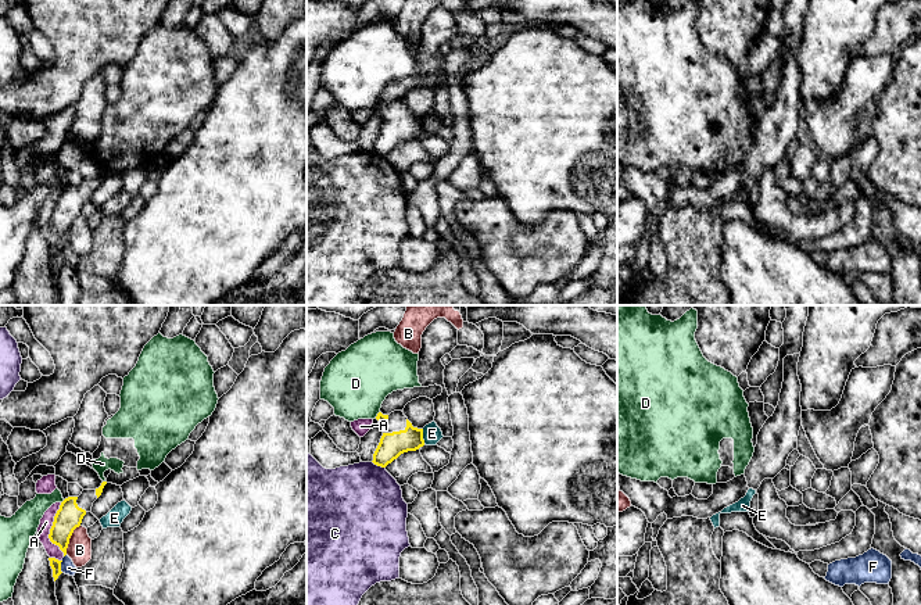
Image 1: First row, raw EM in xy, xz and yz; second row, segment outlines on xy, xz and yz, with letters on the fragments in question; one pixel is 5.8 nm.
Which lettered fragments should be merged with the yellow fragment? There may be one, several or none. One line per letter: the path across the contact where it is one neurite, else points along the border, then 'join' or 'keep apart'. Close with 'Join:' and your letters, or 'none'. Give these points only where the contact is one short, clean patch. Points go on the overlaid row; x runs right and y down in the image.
A: border xy (61, 503), (49, 539), (64, 555); keep apart
B: border xy (79, 525), (70, 539), (65, 554); keep apart
C: border xz (372, 461), (384, 468); keep apart
D: keep apart
E: border xz (422, 429), (425, 443); keep apart
F: keep apart
Join: none

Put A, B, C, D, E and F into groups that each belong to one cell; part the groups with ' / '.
A / B / C / D / E / F

